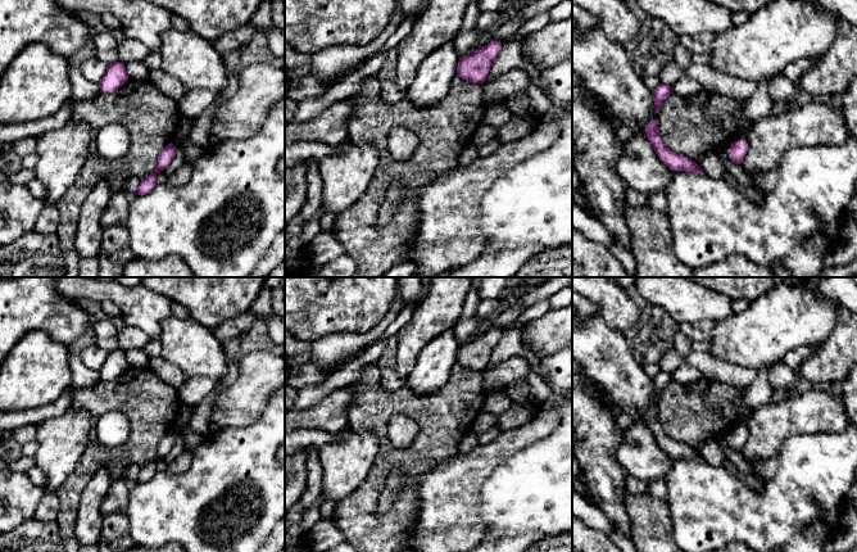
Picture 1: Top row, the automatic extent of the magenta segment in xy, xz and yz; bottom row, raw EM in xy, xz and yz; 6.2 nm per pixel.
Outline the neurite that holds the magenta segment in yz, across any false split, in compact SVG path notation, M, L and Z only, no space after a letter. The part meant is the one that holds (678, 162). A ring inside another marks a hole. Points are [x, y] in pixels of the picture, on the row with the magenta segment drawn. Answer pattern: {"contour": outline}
{"contour": "M658 118L650 121L645 126L645 137L653 146L656 154L658 155L659 160L665 163L667 167L670 167L674 171L690 171L695 173L704 173L703 169L692 159L688 157L675 153L670 150L665 144L663 139L659 134L658 127Z"}

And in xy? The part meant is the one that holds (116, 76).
{"contour": "M115 62L108 65L108 69L99 82L100 92L109 94L118 90L128 80L124 63Z"}

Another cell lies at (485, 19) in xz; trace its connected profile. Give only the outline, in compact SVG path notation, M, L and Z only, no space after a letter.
M494 10L494 12L480 12L477 23L476 23L476 28L479 31L486 30L488 27L490 27L494 22L496 22L500 17L499 10Z

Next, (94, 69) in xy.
M91 58L87 59L80 69L86 80L99 83L108 69L108 64L96 58Z

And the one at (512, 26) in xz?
M514 15L493 33L493 41L502 41L508 36L514 35L525 22L526 21L521 17Z

